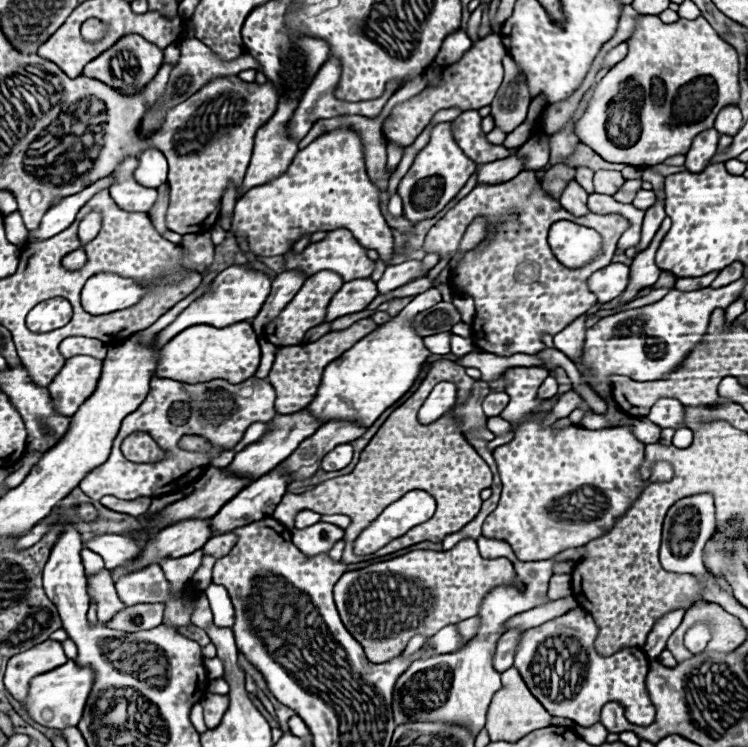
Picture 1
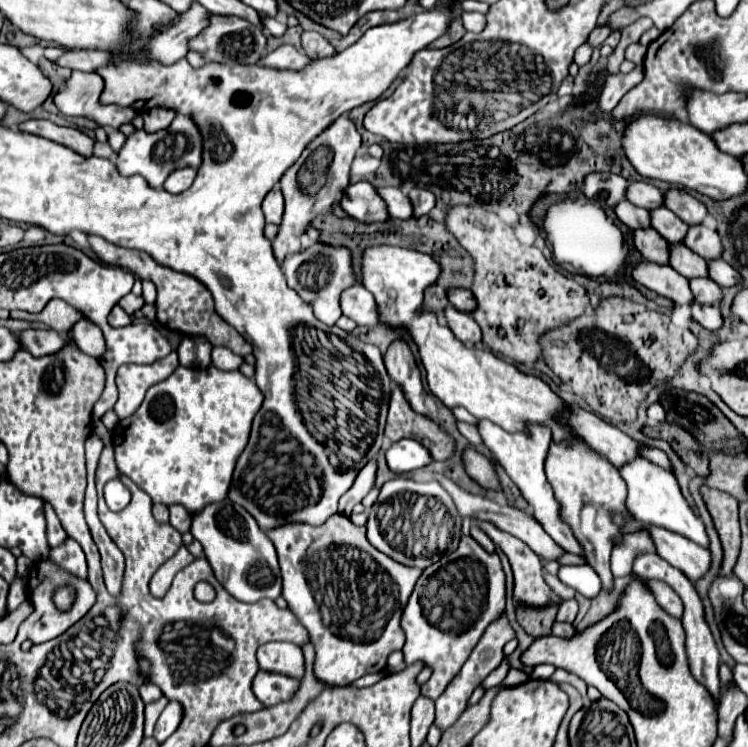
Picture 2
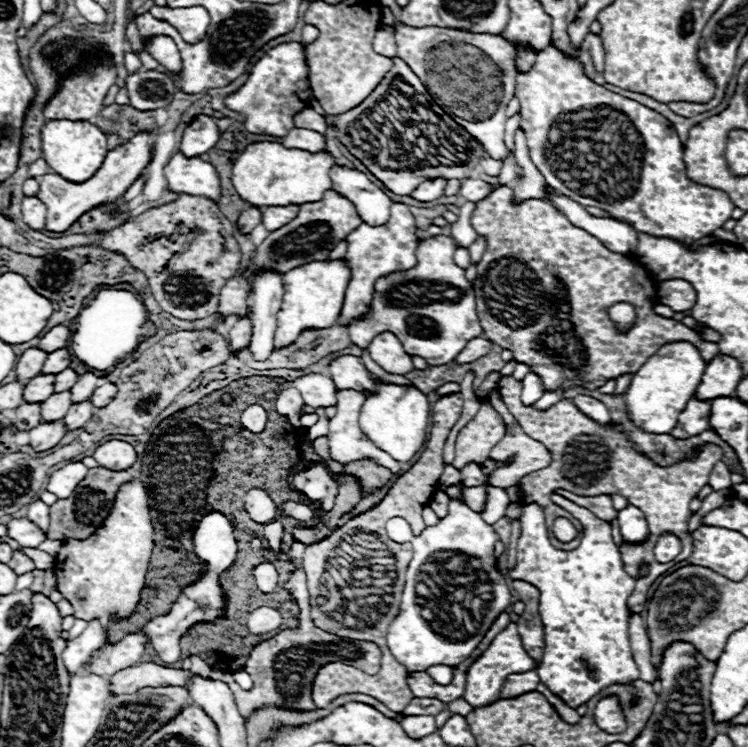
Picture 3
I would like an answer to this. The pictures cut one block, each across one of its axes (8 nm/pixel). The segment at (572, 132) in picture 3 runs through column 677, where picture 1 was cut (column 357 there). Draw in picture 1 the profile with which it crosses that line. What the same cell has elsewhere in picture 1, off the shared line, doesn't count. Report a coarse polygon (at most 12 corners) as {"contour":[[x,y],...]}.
{"contour":[[350,128],[248,190],[230,234],[256,256],[348,228],[388,264],[392,230]]}

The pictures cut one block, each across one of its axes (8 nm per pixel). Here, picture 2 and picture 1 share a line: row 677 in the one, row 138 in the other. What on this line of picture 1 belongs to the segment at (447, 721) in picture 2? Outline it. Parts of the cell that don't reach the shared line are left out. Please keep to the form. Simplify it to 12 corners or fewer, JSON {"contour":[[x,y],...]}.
{"contour":[[478,110],[462,112],[454,124],[458,146],[476,164],[510,154],[482,132]]}

